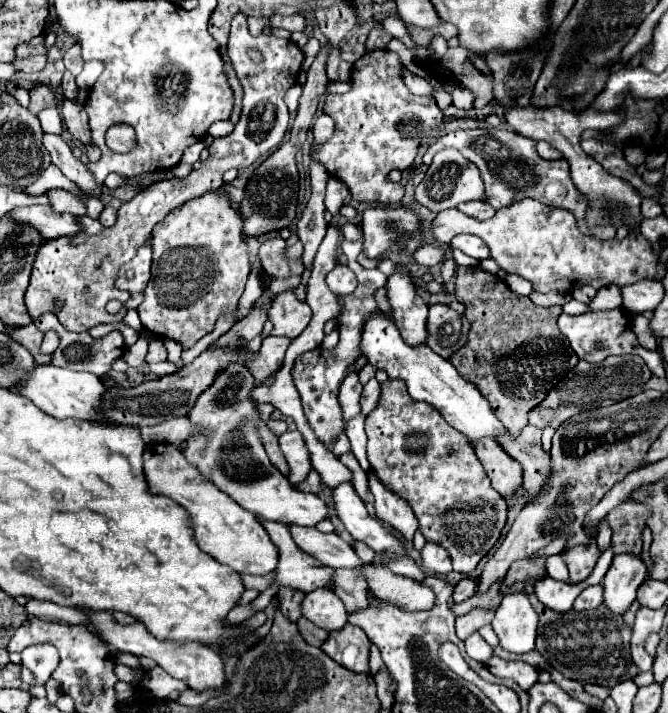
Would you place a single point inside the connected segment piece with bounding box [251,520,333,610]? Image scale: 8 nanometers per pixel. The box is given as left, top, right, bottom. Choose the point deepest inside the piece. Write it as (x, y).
(296, 569)

